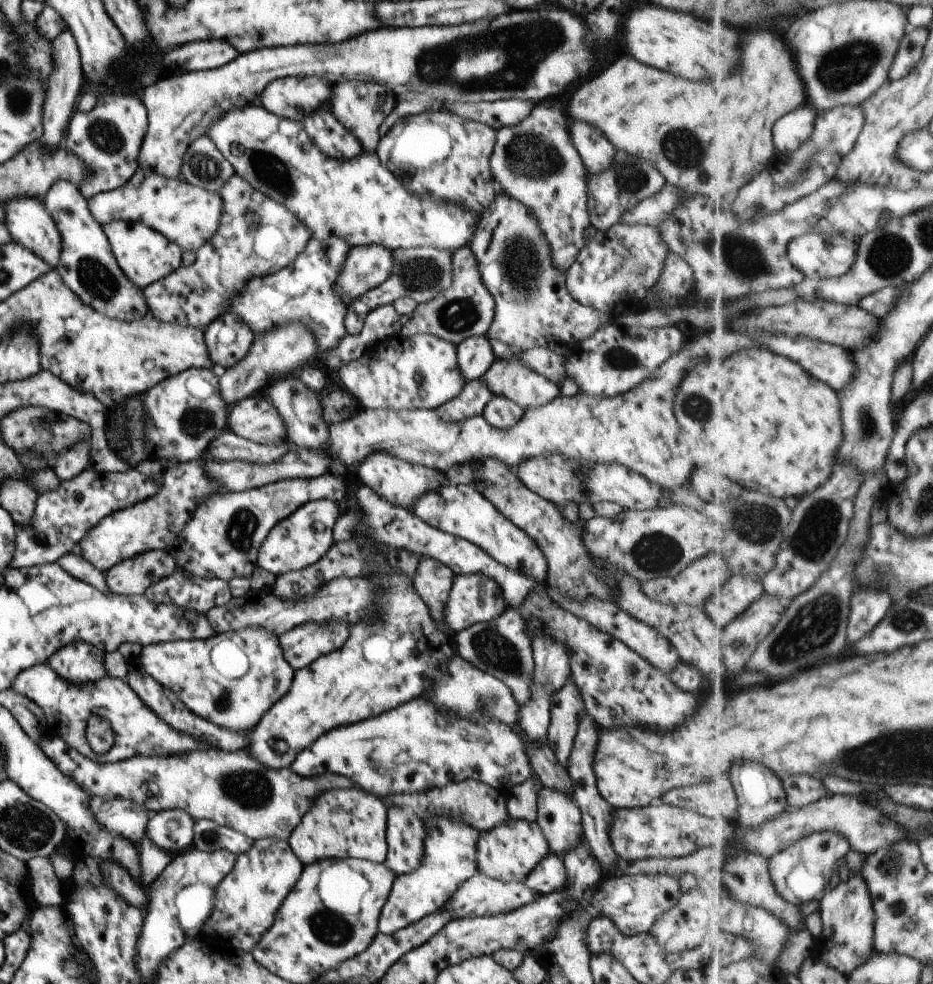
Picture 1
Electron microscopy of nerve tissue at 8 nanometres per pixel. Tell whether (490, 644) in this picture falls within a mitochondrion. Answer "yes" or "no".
yes

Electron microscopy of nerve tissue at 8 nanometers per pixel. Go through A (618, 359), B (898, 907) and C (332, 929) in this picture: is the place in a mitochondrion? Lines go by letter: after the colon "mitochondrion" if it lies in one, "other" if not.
A: mitochondrion
B: mitochondrion
C: mitochondrion

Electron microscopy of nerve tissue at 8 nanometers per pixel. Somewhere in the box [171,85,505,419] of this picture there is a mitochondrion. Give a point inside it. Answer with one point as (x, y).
(274, 175)

